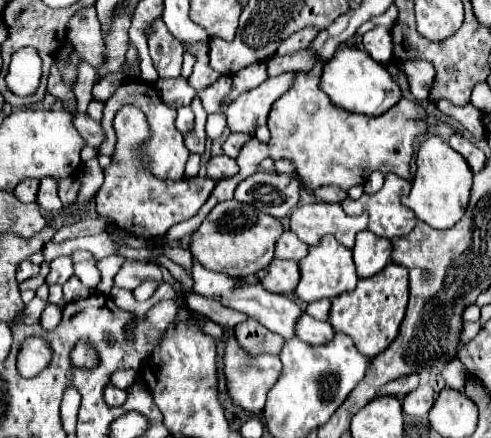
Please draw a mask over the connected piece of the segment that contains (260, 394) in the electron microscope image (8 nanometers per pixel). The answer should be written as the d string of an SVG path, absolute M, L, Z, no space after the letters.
M228 338L224 364L226 364L224 372L226 372L226 380L228 380L228 392L230 392L230 398L234 400L234 404L242 406L250 414L260 414L262 408L264 408L268 390L274 386L274 382L282 374L280 358L272 356L272 354L256 354L256 356L252 356L246 350L242 350L234 338Z

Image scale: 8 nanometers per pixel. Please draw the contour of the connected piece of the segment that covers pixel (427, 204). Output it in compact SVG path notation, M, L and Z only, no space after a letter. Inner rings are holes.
M428 136L416 154L416 176L412 182L412 192L404 200L404 206L414 210L418 220L426 222L428 226L436 230L448 230L462 218L468 206L470 188L472 174L462 154L454 152L442 138Z

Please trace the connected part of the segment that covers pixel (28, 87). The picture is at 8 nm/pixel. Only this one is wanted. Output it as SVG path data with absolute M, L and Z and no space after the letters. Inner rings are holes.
M22 48L14 52L10 70L6 76L8 88L18 96L30 96L36 92L42 74L42 60L34 48Z

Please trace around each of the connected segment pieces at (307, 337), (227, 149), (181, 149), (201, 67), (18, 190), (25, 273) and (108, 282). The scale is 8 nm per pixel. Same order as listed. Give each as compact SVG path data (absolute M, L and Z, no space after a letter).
M304 314L298 324L296 324L296 332L298 332L298 338L306 344L312 344L312 346L322 346L326 344L330 338L334 338L334 328L328 324L328 322L320 322L320 320L314 320L312 316Z
M230 134L230 136L228 136L228 140L222 144L224 154L236 160L236 158L238 158L238 154L240 154L240 150L242 150L242 146L244 146L250 138L252 138L252 136L248 136L248 134Z
M124 82L108 100L106 100L106 108L104 108L104 116L102 116L102 128L106 132L106 140L104 144L100 146L100 154L106 154L106 156L114 156L114 126L112 126L112 120L118 112L118 108L126 106L126 104L134 104L136 108L140 108L148 120L148 126L150 126L150 138L144 146L144 166L150 174L154 174L156 178L166 178L166 180L182 180L184 178L184 164L190 156L190 152L186 150L184 146L184 138L182 134L174 128L174 120L176 120L176 114L170 106L166 106L156 88L150 86L150 84L144 84L144 82Z
M202 42L202 44L198 44L198 46L184 46L184 50L196 56L194 72L192 72L192 76L188 78L188 84L190 84L194 90L202 90L202 88L210 86L220 74L218 74L216 70L210 70L210 64L208 64L208 42Z
M22 180L14 188L14 194L18 194L20 202L36 202L36 192L38 192L38 180Z
M22 260L22 262L18 264L18 270L16 270L16 280L18 280L18 282L24 282L26 278L38 274L38 270L40 270L40 268L38 268L36 264L32 264L30 260Z
M108 256L108 258L104 258L104 260L98 262L98 268L100 268L100 272L102 272L102 284L96 288L98 294L110 294L110 288L112 288L112 284L114 284L114 282L112 282L112 278L114 278L112 274L120 270L122 262L124 262L122 256Z

